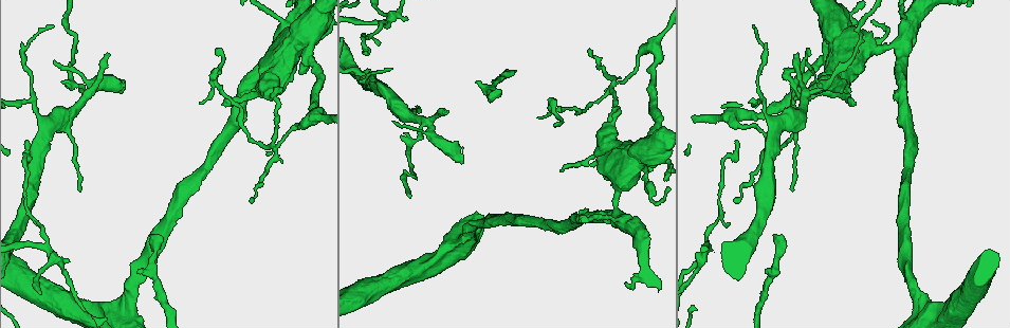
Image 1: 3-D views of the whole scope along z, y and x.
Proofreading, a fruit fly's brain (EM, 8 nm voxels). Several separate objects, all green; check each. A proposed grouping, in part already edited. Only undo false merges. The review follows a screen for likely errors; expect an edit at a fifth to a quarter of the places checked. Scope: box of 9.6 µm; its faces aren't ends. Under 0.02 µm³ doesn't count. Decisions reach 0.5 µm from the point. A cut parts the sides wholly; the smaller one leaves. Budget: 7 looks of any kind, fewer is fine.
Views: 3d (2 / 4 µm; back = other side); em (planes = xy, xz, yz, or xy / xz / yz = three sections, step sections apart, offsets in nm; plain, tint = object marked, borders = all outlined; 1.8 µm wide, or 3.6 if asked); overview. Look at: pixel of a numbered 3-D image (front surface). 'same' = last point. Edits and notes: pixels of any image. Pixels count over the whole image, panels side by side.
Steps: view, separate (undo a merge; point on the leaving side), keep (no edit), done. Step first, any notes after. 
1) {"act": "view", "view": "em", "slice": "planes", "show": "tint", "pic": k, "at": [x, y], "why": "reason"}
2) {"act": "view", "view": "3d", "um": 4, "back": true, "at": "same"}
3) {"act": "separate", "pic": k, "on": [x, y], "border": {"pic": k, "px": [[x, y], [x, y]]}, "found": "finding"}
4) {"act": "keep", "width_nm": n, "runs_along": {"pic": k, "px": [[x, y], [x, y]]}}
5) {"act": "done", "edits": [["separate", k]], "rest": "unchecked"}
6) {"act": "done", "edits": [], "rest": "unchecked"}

{"act": "view", "view": "3d", "um": 2, "back": true, "pic": 1, "at": [617, 214], "why": "sudden change in width"}

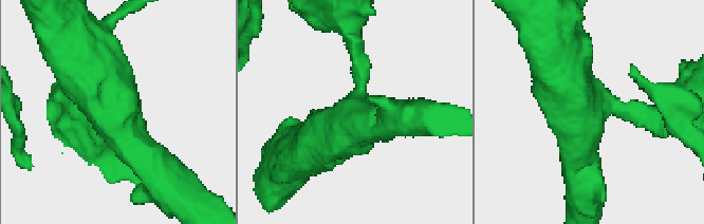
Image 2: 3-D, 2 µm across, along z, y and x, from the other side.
{"act": "view", "view": "em", "slice": "yz", "step": 8, "show": "tint", "pic": 2, "at": [357, 114], "arms": 3, "arm_widths_nm": [300, 320, 480], "why": "now the EM"}

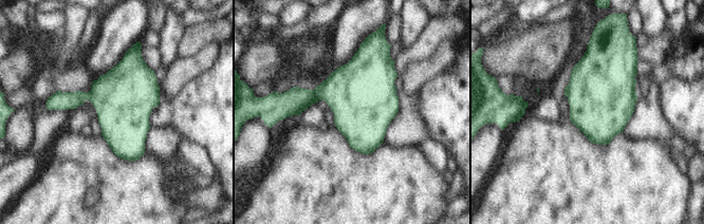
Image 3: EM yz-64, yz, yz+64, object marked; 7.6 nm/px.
{"act": "keep", "found": "one neuron here"}

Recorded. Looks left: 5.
{"act": "view", "view": "em", "um": 3.6, "slice": "yz", "step": 4, "show": "tint", "pic": 1, "at": [307, 45], "why": "sudden change in width"}

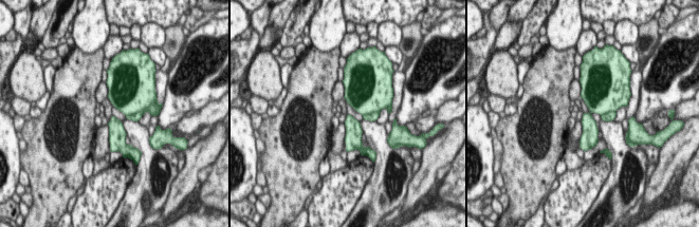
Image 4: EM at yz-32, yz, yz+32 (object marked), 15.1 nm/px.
{"act": "view", "view": "em", "um": 3.6, "slice": "planes", "show": "borders", "at": "same"}

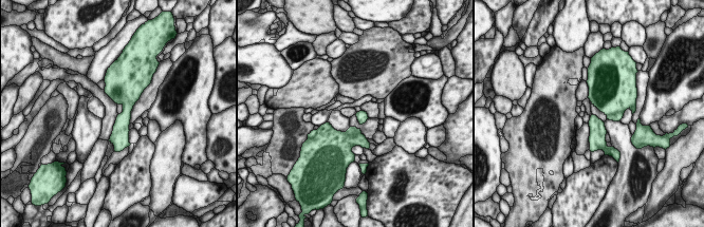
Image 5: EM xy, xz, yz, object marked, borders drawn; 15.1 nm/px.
{"act": "separate", "pic": 5, "on": [613, 96], "width_nm": 160, "part_leaving": {"pic": 5, "px": [[117, 83], [126, 96], [119, 145]]}, "found": "two neurons meet here"}

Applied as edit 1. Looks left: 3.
{"act": "view", "view": "3d", "um": 2, "pic": 1, "at": [614, 108], "why": "sudden change in width"}

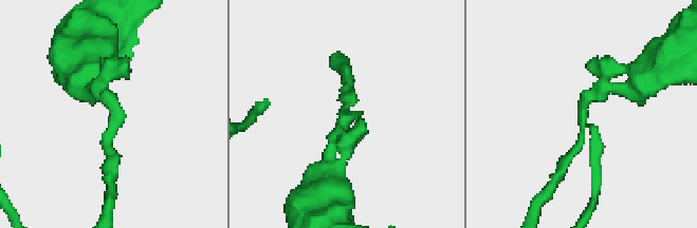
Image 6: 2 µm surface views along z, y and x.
{"act": "view", "view": "em", "slice": "yz", "step": 8, "show": "tint", "pic": 6, "at": [340, 122]}

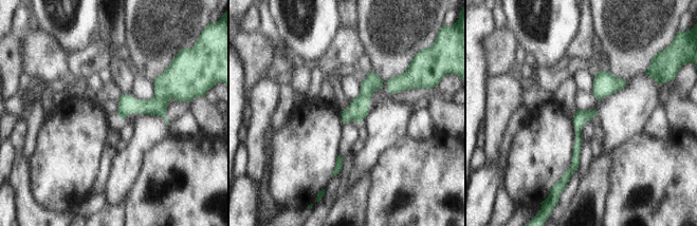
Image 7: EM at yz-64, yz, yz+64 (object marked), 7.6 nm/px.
{"act": "keep", "width_nm": 110, "runs_along": {"pic": 7, "px": [[593, 112], [578, 125], [567, 176]]}, "found": "continuous, no second neuron"}

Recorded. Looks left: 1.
{"act": "done", "edits": [["separate", 5]], "rest": "unchecked"}

